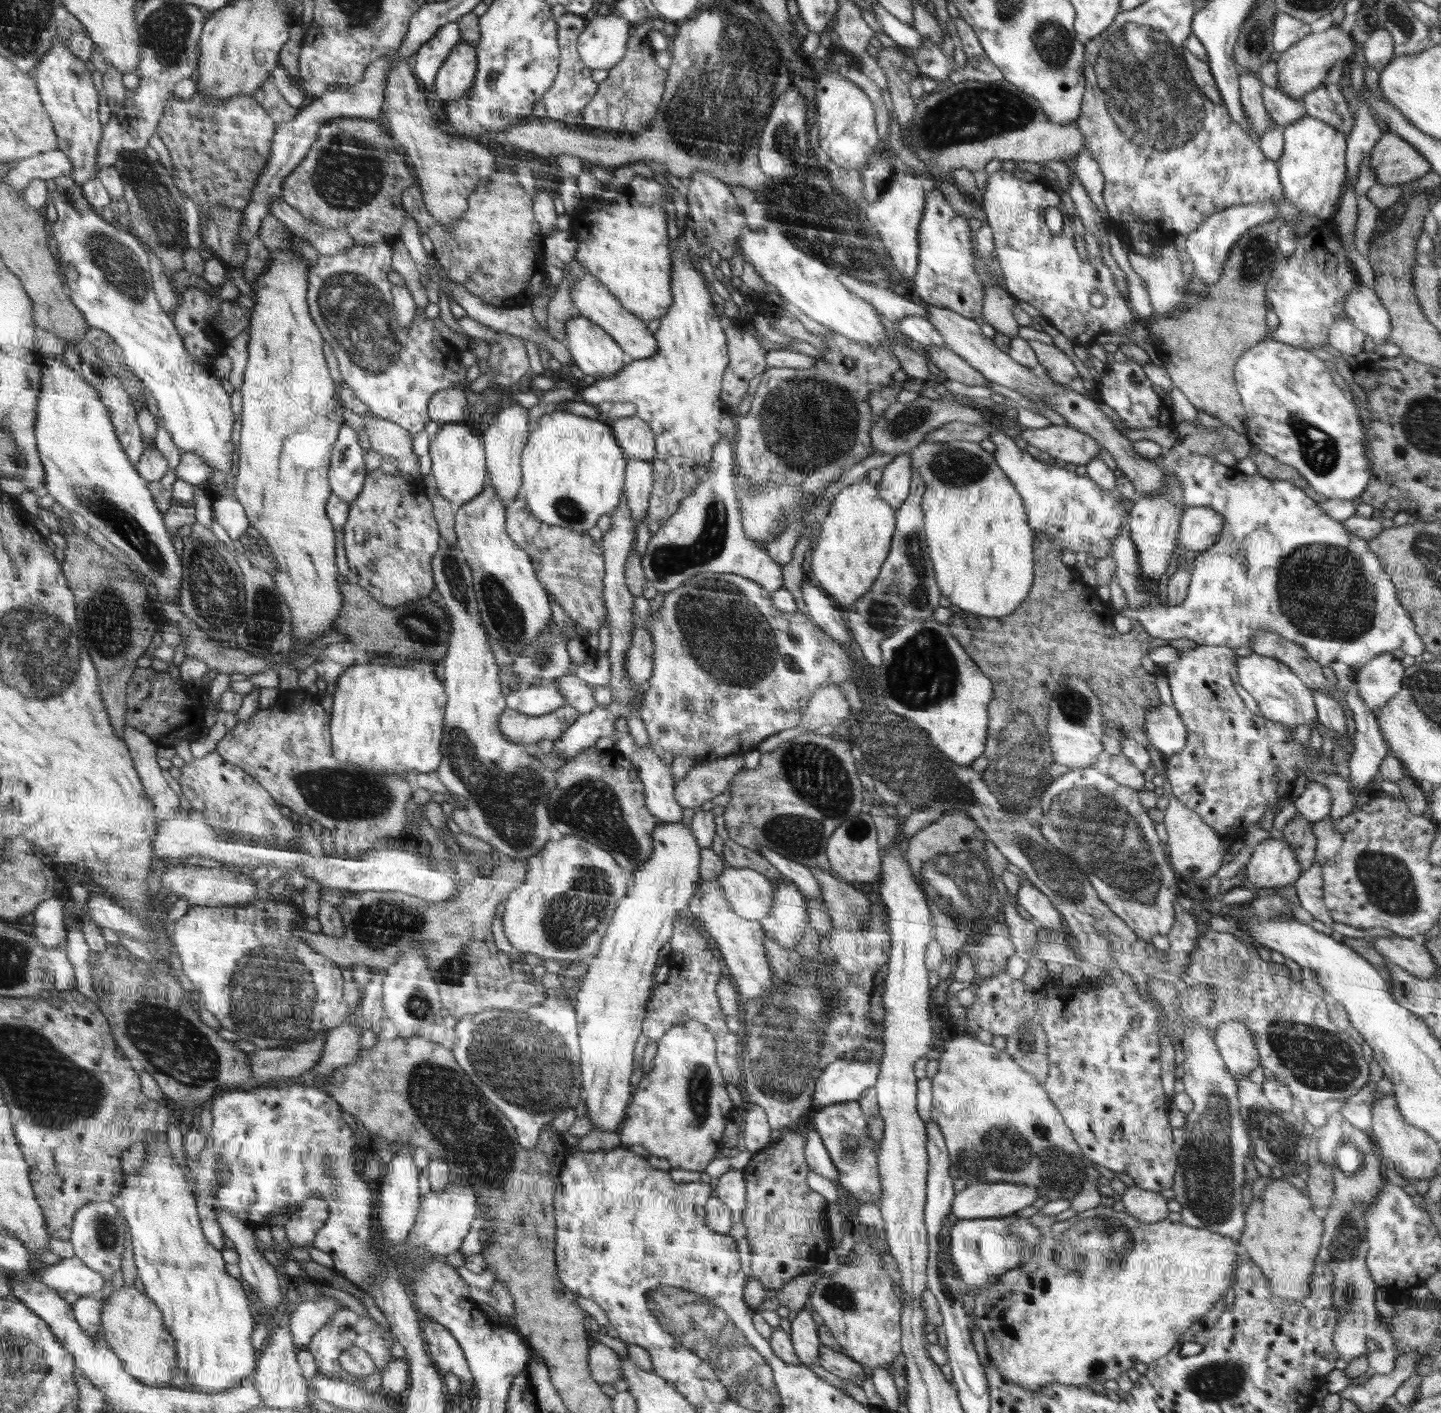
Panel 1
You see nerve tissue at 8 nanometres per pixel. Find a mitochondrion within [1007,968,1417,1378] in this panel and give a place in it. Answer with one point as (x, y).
(1209, 1192)

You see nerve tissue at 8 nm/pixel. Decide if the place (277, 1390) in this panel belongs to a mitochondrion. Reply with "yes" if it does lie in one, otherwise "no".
yes

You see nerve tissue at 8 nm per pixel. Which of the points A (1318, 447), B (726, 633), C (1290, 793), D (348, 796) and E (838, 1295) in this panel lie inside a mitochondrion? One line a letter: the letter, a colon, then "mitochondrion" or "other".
A: mitochondrion
B: mitochondrion
C: other
D: mitochondrion
E: mitochondrion

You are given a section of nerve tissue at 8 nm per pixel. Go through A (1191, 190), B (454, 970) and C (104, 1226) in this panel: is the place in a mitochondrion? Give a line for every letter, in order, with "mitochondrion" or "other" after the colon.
A: other
B: mitochondrion
C: mitochondrion

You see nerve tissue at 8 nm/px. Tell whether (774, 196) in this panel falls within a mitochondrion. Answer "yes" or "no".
yes

